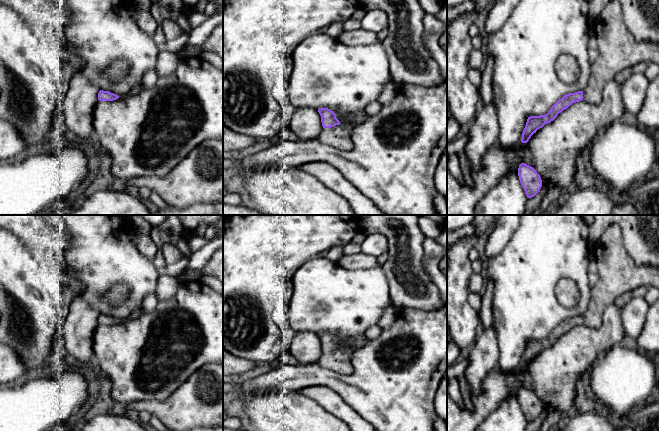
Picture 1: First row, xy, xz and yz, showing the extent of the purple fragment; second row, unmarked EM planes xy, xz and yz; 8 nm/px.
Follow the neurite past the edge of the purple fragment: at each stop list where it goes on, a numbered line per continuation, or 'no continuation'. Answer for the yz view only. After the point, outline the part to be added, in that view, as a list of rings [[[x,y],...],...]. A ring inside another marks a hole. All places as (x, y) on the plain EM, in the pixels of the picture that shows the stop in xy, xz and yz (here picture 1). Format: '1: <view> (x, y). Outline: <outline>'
1: yz (618, 274). Outline: [[[611,223],[597,242],[592,244],[599,279],[590,289],[590,302],[583,314],[583,324],[599,328],[606,307],[617,297],[641,286],[659,289],[659,268],[637,265],[624,246],[617,223]]]

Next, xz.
1: xz (340, 360). Outline: [[[336,349],[331,352],[324,352],[318,362],[323,368],[335,372],[351,373],[354,369],[351,349]]]

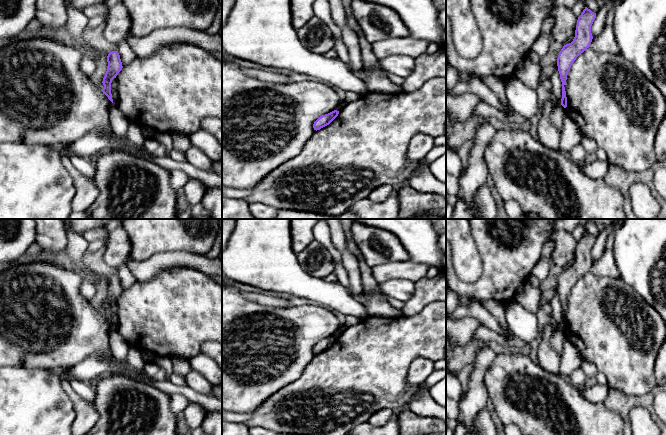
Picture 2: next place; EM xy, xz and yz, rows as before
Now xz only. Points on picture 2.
no continuation

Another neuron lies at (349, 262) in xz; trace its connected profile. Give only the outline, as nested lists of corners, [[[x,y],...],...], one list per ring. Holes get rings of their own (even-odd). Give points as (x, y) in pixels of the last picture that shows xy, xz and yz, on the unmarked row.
[[[326,219],[331,233],[333,246],[341,253],[342,266],[346,269],[350,290],[354,295],[362,294],[363,287],[359,261],[346,248],[346,239],[340,219]]]

